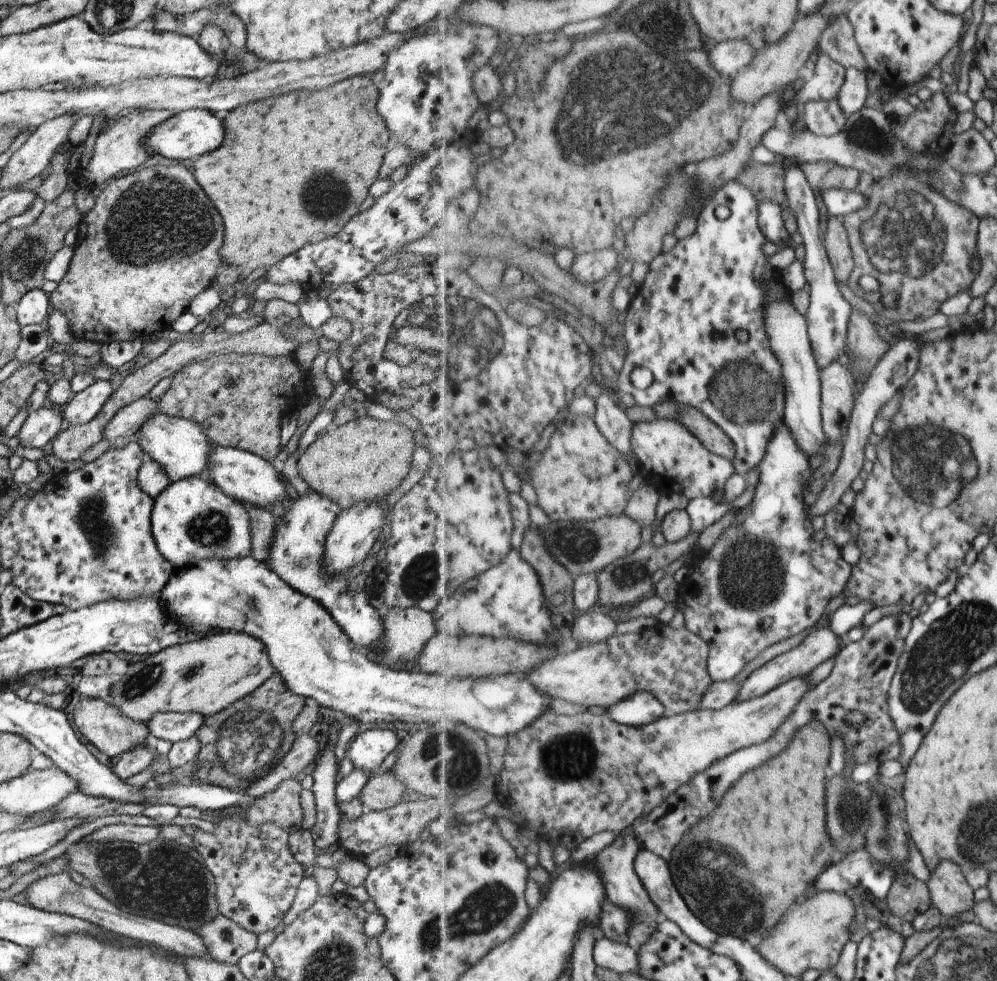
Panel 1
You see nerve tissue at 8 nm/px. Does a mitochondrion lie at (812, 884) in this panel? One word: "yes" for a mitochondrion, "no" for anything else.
no

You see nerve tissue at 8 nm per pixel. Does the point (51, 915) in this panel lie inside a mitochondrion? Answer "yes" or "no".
no

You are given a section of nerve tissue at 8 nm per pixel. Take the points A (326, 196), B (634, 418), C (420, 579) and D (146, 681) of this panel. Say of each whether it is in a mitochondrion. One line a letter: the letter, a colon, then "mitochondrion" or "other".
A: mitochondrion
B: other
C: mitochondrion
D: mitochondrion

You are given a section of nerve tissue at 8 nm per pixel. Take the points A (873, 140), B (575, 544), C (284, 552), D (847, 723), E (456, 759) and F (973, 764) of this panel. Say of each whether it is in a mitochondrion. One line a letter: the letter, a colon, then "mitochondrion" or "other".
A: mitochondrion
B: mitochondrion
C: other
D: other
E: mitochondrion
F: other

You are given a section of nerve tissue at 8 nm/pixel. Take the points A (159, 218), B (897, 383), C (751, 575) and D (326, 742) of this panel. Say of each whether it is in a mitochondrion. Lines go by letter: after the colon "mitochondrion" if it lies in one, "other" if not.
A: mitochondrion
B: other
C: mitochondrion
D: other

